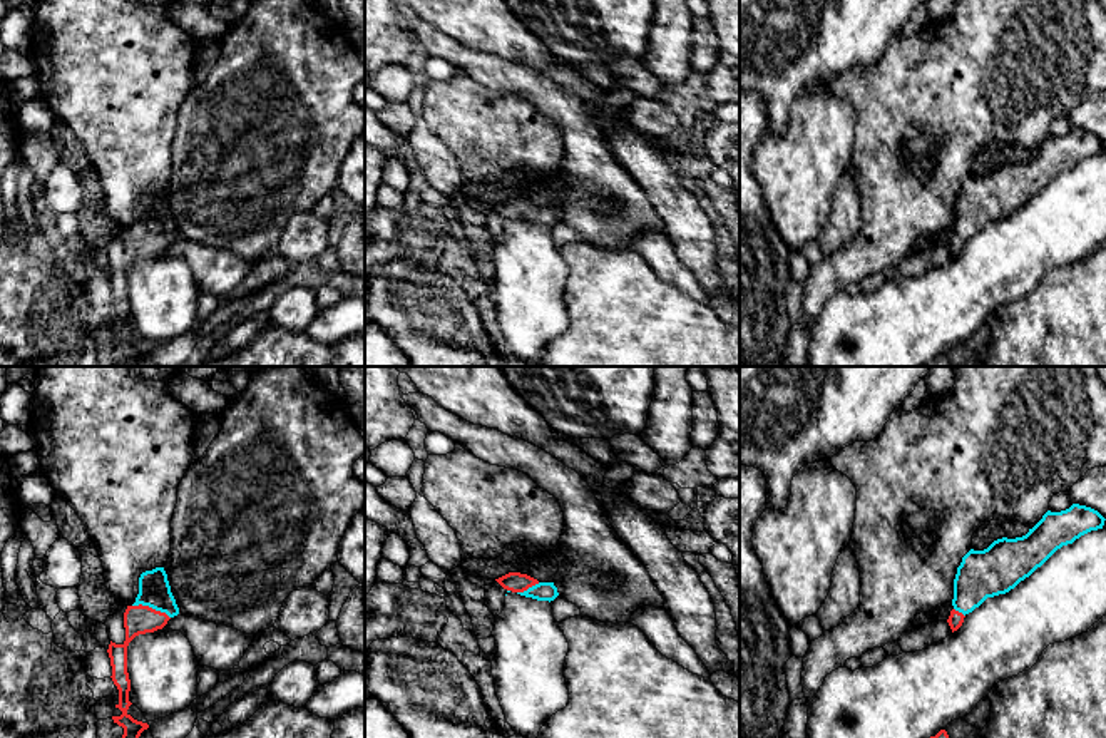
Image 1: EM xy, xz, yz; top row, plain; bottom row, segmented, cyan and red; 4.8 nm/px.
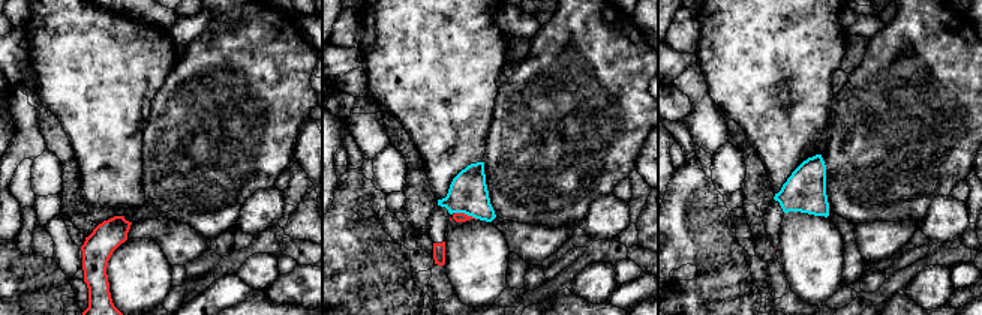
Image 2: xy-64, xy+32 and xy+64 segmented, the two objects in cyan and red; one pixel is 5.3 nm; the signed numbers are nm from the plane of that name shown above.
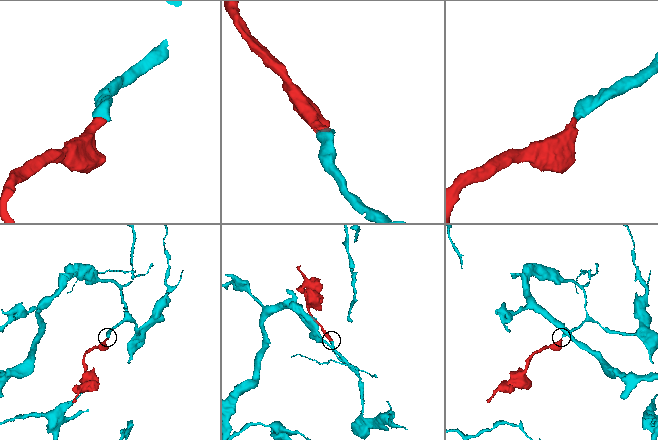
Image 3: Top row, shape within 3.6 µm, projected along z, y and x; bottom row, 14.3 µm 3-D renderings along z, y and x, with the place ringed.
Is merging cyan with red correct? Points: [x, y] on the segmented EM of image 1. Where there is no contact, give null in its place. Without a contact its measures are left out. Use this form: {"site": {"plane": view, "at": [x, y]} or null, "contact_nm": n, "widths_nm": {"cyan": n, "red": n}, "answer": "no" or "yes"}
{"site": {"plane": "xy", "at": [151, 606]}, "contact_nm": 200, "widths_nm": {"cyan": 160, "red": 140}, "answer": "yes"}

